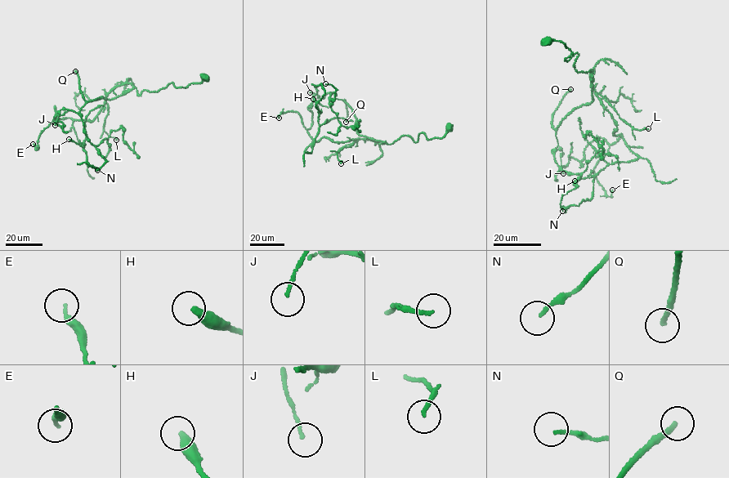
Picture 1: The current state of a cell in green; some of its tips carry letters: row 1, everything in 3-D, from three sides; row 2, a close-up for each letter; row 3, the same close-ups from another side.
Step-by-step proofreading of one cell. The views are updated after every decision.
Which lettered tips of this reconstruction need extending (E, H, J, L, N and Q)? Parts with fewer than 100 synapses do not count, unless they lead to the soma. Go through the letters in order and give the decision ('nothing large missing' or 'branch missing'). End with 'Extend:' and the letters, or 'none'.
E: nothing large missing
H: nothing large missing
J: nothing large missing
L: nothing large missing
N: nothing large missing
Q: branch missing
Extend: Q

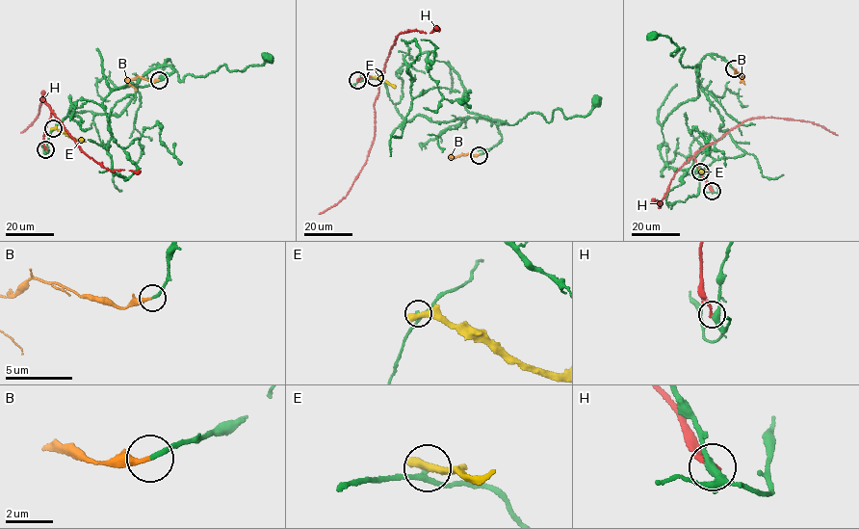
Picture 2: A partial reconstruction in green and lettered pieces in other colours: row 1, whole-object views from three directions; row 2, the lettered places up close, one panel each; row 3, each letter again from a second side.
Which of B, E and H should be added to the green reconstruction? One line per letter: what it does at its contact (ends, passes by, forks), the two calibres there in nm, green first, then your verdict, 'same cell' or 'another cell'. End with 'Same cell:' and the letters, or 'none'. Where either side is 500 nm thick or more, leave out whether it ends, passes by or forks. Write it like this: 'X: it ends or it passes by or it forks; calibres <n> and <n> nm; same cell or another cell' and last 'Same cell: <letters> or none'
B: it ends; calibres 200 and 240 nm; same cell
E: calibres 190 and 500 nm; another cell
H: it ends; calibres 320 and 220 nm; another cell
Same cell: B

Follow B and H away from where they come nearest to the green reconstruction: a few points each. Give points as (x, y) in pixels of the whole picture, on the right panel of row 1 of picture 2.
B: (734, 68), (742, 76), (744, 84)
H: (712, 191), (701, 173), (694, 153), (747, 119), (773, 117), (809, 121), (838, 135)

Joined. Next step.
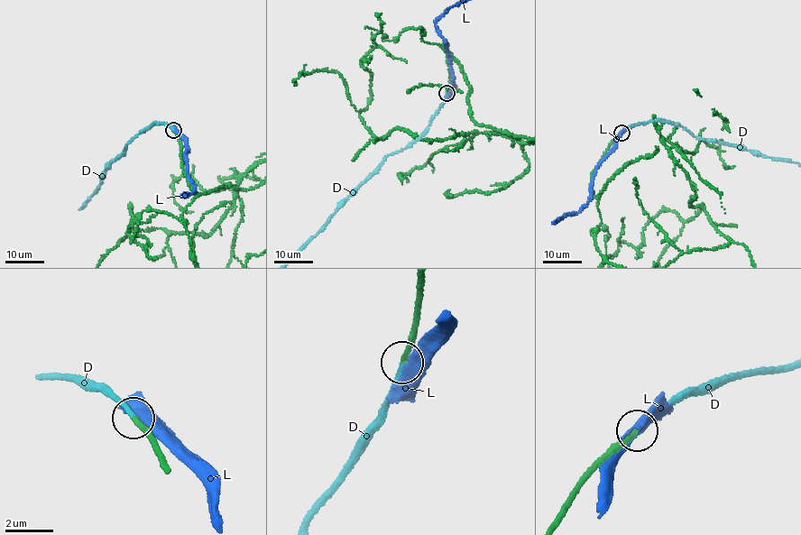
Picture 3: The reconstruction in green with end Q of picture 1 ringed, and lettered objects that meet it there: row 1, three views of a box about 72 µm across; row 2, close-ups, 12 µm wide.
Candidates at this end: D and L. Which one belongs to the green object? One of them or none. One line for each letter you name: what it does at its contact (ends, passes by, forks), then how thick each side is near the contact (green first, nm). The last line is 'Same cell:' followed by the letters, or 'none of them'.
D: It ends there. Thickness 200 nm (green) against 200 nm
Same cell: D

